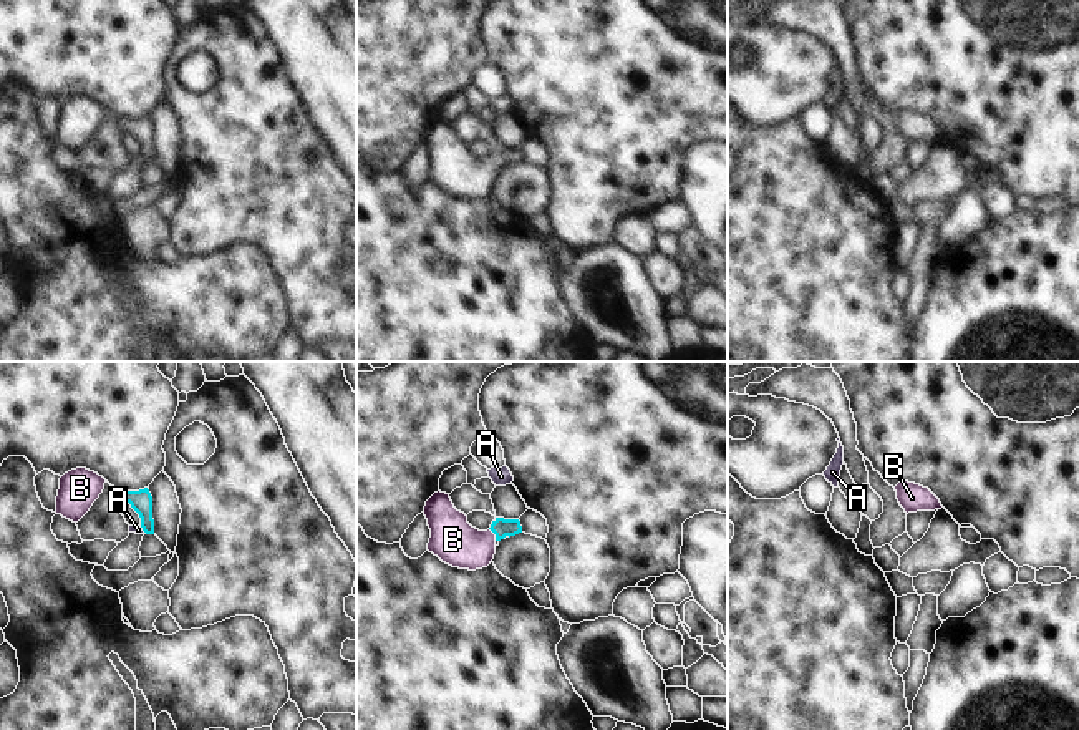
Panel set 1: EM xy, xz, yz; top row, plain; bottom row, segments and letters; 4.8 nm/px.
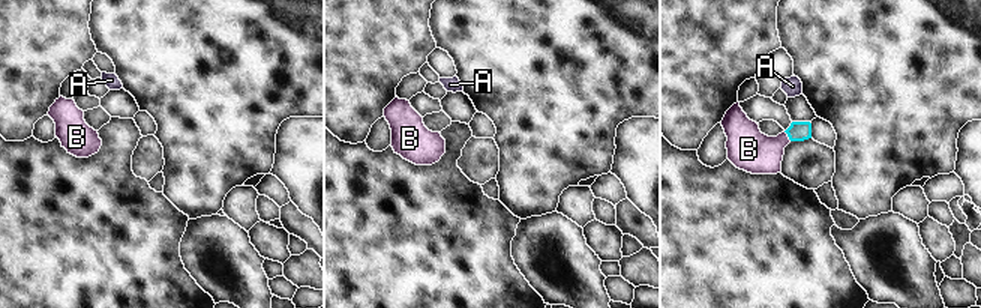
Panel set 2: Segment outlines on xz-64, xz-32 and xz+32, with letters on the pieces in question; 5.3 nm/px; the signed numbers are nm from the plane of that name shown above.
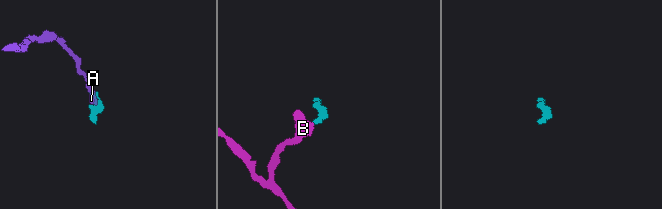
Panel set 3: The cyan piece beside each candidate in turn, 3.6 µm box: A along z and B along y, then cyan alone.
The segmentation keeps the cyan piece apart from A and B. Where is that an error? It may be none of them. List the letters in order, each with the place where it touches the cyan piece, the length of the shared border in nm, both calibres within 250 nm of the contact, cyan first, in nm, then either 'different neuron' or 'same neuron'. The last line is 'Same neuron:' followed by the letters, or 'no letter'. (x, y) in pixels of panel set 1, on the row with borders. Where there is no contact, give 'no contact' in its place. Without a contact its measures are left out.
A: meets cyan in xy at (143, 530); contact 40 nm long; 110 nm thick on the cyan side, 50 nm on the other; different neuron
B: meets cyan in xz at (494, 533); contact 70 nm long; 90 nm thick on the cyan side, 220 nm on the other; same neuron
Same neuron: B

